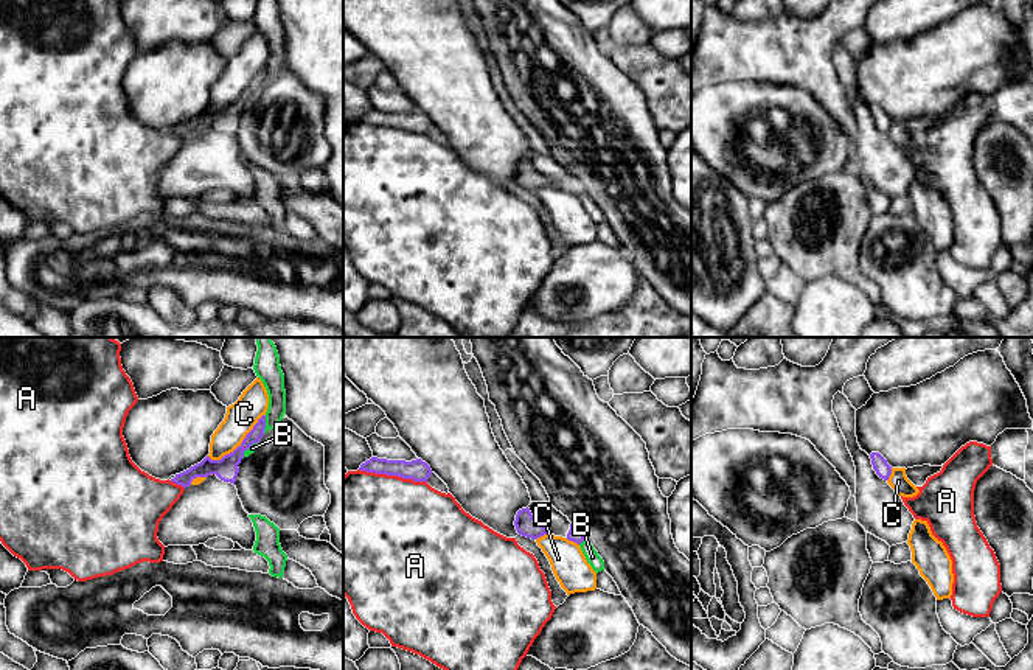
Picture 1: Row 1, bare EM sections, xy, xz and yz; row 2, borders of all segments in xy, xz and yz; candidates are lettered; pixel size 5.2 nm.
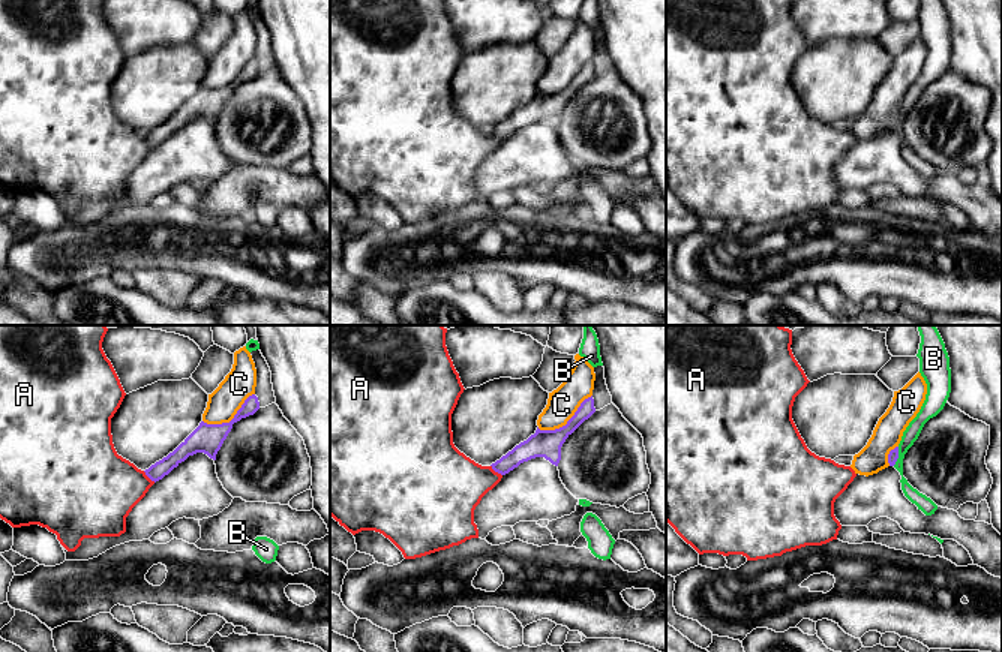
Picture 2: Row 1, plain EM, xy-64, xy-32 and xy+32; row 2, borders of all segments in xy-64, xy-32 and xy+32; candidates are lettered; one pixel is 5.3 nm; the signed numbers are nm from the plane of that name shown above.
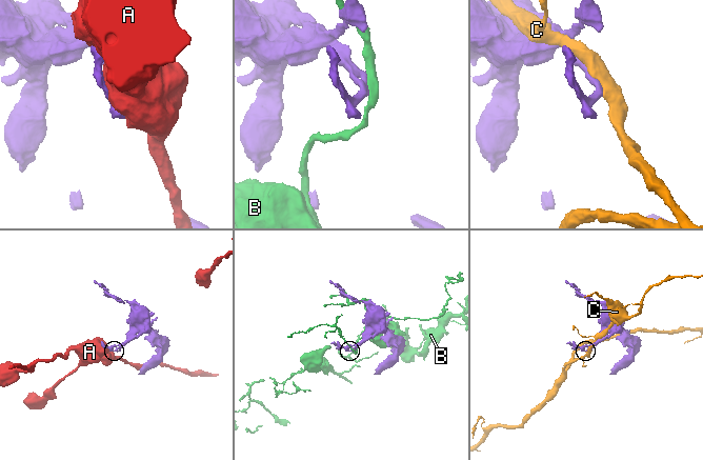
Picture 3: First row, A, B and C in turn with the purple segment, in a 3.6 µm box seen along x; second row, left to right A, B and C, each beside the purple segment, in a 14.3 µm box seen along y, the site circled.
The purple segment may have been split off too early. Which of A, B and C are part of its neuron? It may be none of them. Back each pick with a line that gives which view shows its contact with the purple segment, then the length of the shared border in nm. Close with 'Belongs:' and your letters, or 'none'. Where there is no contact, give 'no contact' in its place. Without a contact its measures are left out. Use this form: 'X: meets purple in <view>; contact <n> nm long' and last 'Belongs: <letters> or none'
Belongs: none

